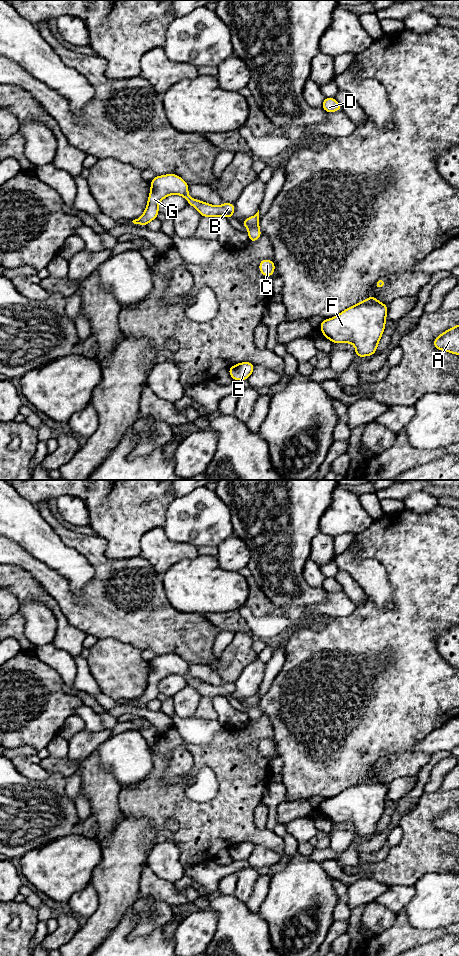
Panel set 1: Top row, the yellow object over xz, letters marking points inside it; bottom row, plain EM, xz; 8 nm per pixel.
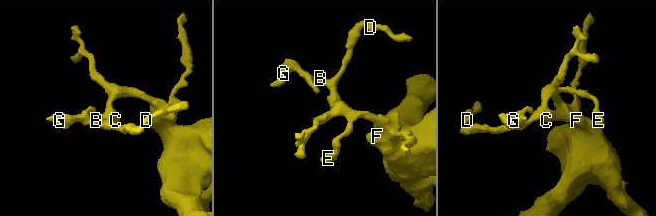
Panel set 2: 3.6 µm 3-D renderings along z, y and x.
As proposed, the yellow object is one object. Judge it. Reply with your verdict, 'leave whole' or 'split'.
leave whole

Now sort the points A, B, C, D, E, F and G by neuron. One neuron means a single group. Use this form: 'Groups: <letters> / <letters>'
Groups: A B C D E F G

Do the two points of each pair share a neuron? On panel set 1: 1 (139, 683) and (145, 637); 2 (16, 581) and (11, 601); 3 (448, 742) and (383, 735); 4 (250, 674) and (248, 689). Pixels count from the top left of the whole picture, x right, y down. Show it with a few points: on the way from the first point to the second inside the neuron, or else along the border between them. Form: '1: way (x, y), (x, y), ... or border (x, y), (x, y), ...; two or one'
1: border (120, 641), (133, 645), (142, 651); two
2: border (10, 591), (20, 604); two
3: border (441, 725), (418, 740), (412, 749); two
4: way (250, 678), (248, 685); one

